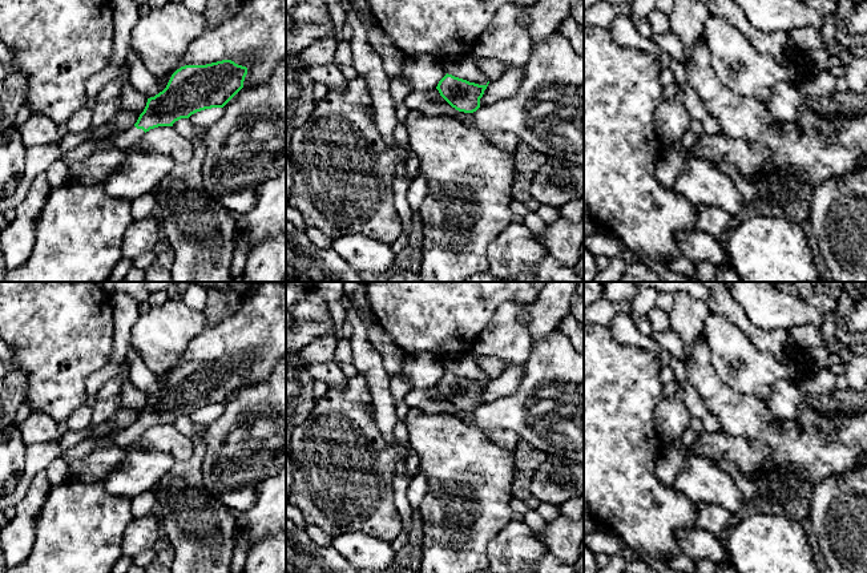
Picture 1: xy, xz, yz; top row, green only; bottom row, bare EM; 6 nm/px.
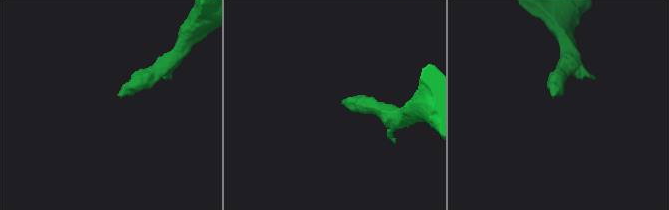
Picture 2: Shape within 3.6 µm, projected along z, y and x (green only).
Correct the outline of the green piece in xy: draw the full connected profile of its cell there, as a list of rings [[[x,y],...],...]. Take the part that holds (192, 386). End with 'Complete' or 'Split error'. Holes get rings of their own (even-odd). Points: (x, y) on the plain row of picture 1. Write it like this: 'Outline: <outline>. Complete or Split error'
Outline: [[[222,358],[206,363],[185,363],[177,367],[166,386],[148,396],[144,409],[140,412],[137,420],[117,432],[112,441],[121,449],[137,443],[144,432],[150,427],[158,424],[173,424],[173,421],[181,416],[189,416],[191,412],[211,407],[223,405],[242,386],[247,372],[247,366],[235,362],[231,358]]]. Split error

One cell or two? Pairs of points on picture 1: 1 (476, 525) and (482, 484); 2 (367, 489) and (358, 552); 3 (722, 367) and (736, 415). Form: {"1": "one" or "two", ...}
{"1": "one", "2": "two", "3": "two"}

